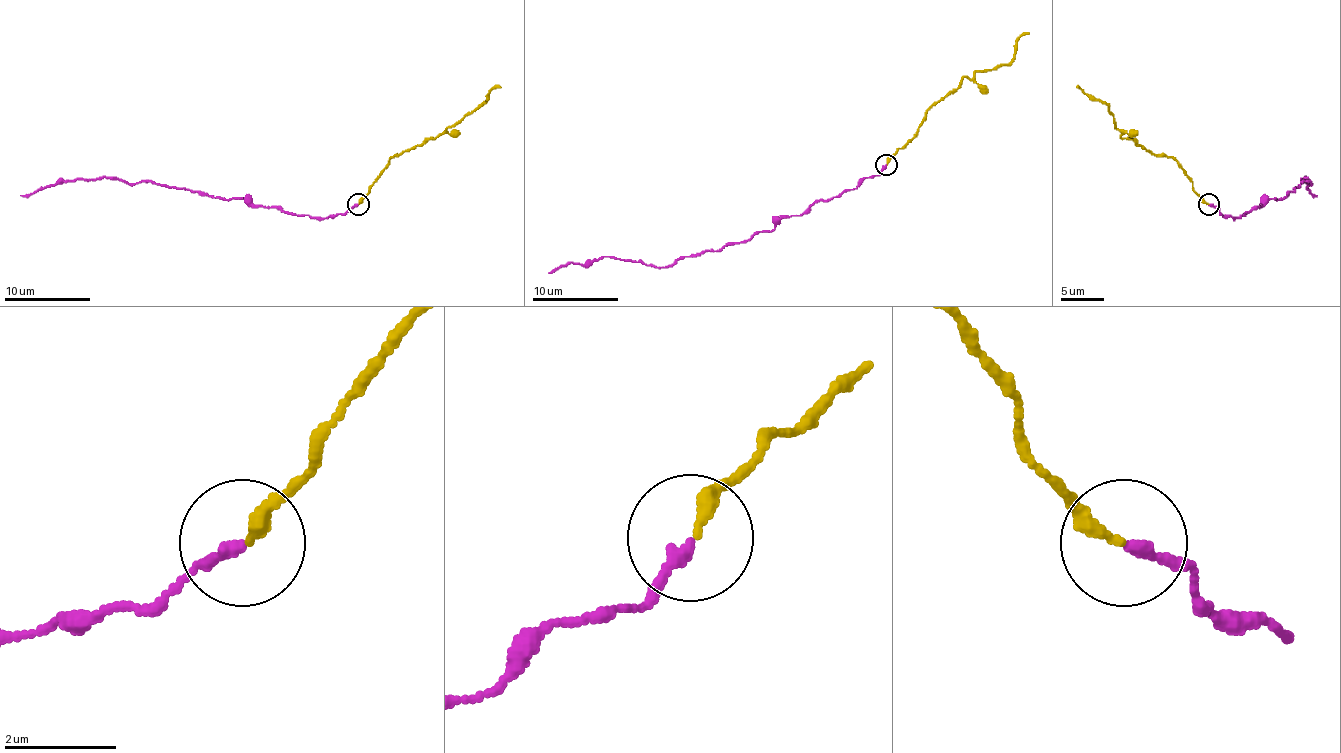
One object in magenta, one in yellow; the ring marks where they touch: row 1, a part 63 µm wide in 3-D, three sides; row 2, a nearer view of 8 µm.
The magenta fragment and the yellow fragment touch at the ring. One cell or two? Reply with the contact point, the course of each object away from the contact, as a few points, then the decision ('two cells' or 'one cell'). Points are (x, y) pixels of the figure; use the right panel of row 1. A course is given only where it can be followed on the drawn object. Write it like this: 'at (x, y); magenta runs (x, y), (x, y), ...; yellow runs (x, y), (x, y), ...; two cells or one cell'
at (1208, 204); magenta runs (1209, 204), (1237, 217), (1274, 198), (1280, 200), (1308, 181), (1311, 183), (1306, 176), (1300, 178), (1317, 196); yellow runs (1209, 204), (1194, 189), (1183, 168), (1168, 157), (1157, 157), (1122, 137), (1109, 109), (1077, 85); two cells

